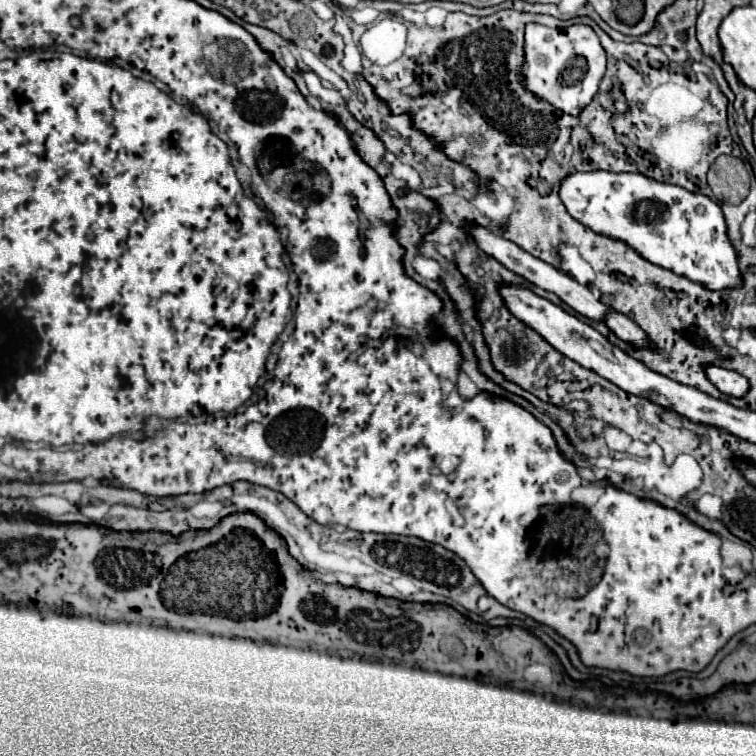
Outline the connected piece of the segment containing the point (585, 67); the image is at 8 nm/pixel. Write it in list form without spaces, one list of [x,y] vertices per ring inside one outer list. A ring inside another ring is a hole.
[[[539,23],[525,25],[525,61],[519,69],[523,77],[523,87],[535,97],[547,101],[555,109],[579,117],[579,113],[597,95],[599,81],[605,75],[605,51],[599,37],[587,25],[571,25],[569,29],[551,29]],[[575,61],[575,91],[563,91],[561,75]]]

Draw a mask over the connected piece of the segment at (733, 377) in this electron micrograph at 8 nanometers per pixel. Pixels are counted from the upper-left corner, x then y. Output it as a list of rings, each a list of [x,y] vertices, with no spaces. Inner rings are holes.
[[[709,365],[707,367],[707,375],[711,379],[711,383],[725,395],[731,395],[731,397],[745,397],[745,393],[749,391],[749,381],[747,377],[735,373],[735,371],[727,371],[727,369],[721,369],[721,367],[715,367],[715,365]]]

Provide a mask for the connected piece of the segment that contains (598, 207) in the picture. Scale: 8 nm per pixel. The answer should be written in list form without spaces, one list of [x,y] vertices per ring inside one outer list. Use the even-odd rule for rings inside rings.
[[[609,171],[573,173],[563,181],[559,195],[569,215],[573,215],[573,219],[577,219],[579,223],[587,225],[597,233],[625,241],[629,247],[633,247],[641,257],[649,259],[651,263],[663,265],[665,269],[671,269],[677,275],[685,275],[687,279],[701,283],[709,291],[743,287],[743,275],[739,271],[739,253],[729,241],[721,205],[711,201],[709,197],[691,193],[679,185],[649,179],[641,173],[609,173]]]

